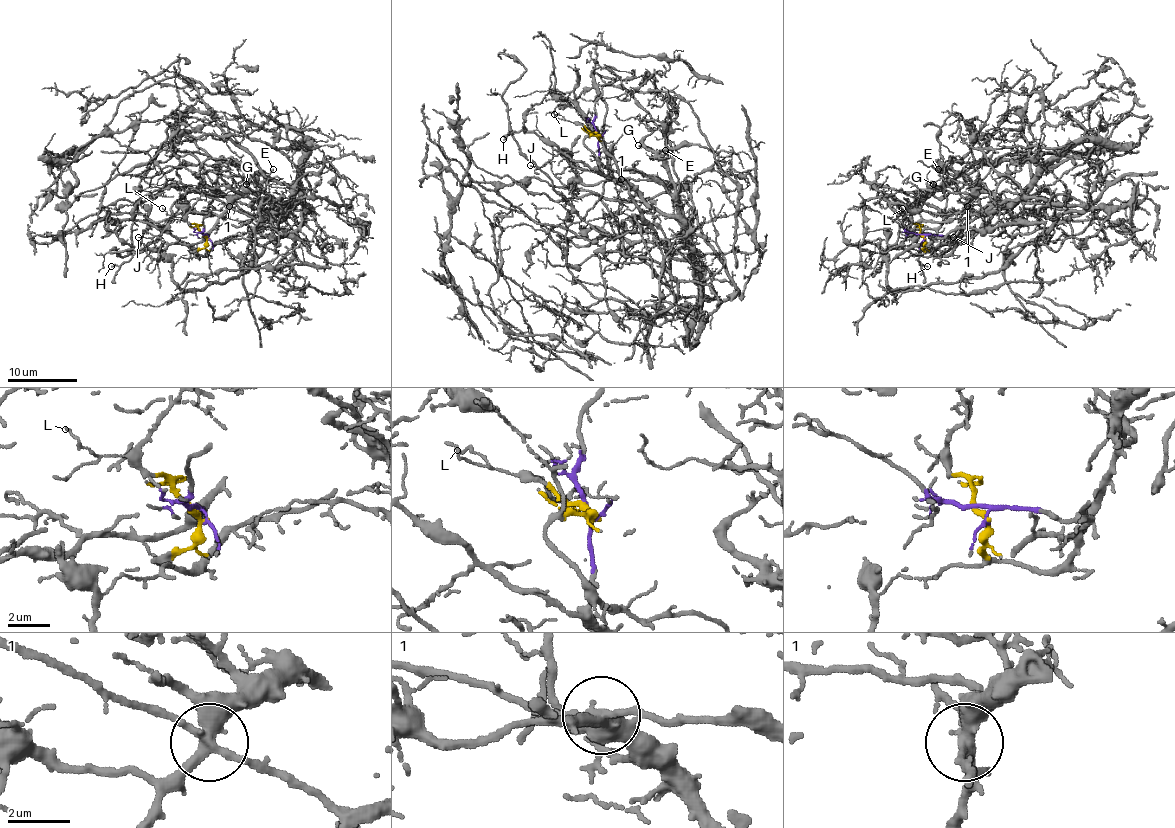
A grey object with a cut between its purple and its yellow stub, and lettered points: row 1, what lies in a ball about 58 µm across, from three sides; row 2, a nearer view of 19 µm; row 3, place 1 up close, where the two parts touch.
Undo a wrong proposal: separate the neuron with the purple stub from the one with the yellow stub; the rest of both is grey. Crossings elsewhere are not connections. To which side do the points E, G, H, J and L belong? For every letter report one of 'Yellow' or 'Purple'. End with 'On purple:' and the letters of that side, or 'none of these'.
E: Purple
G: Purple
H: Purple
J: Purple
L: Yellow
On purple: E, G, H, J

